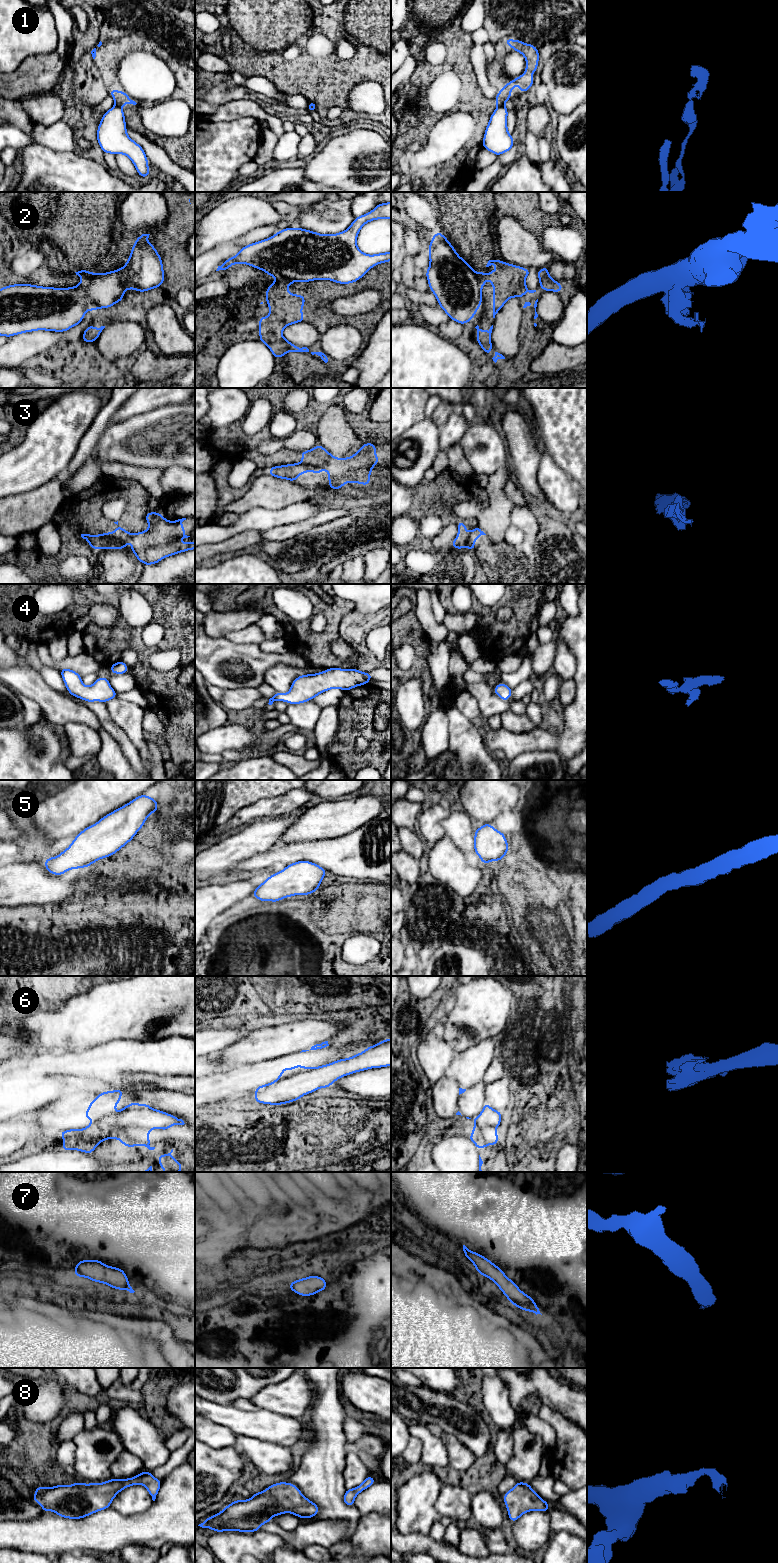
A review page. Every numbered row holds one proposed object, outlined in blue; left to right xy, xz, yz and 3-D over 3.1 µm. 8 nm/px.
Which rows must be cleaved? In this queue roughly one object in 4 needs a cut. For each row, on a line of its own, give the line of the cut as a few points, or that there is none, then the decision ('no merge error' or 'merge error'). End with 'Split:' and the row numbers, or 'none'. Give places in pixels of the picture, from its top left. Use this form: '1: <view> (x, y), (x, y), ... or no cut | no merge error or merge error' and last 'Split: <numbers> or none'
1: xy (115, 105), (120, 107) | merge error
2: xz (277, 278), (287, 278), (292, 281) | merge error
3: xz (332, 456), (320, 466), (308, 466), (298, 463) | merge error
4: no cut | no merge error
5: no cut | no merge error
6: no cut | no merge error
7: no cut | no merge error
8: no cut | no merge error
Split: 1, 2, 3

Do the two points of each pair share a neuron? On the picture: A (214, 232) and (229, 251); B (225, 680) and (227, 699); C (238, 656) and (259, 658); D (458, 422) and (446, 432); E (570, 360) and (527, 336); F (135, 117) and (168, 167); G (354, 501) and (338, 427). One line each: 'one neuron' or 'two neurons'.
A: two neurons
B: two neurons
C: one neuron
D: one neuron
E: two neurons
F: two neurons
G: one neuron

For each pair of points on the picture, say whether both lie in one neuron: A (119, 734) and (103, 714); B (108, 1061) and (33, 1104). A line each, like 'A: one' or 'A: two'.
A: one
B: one

